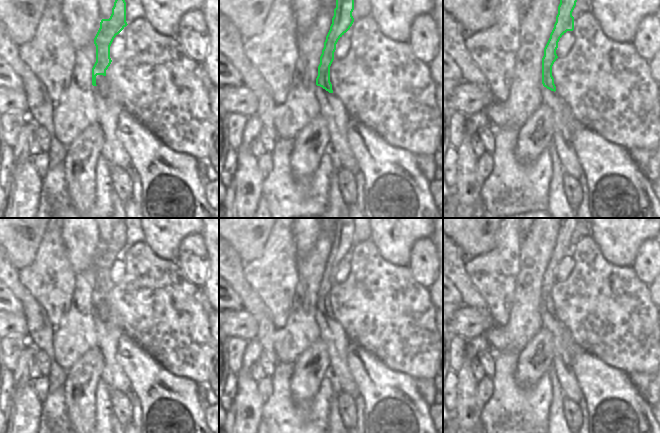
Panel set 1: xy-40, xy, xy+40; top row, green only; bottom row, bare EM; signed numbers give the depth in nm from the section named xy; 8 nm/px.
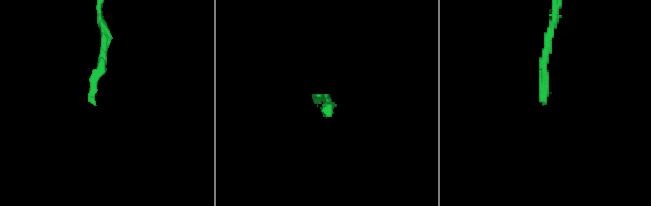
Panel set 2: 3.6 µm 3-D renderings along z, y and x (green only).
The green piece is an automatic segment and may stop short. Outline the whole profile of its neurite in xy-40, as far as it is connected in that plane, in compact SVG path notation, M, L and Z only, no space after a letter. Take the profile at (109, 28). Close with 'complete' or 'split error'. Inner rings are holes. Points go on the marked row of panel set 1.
M115 0L112 14L109 19L102 19L100 28L94 38L96 46L96 62L92 68L92 85L94 86L93 95L98 114L98 123L104 134L104 141L109 143L114 156L119 161L127 161L130 158L116 136L116 126L118 116L122 106L118 101L113 101L103 97L96 85L96 76L106 76L106 70L112 60L110 58L110 46L114 38L127 26L126 22L126 2L125 0Z; split error

